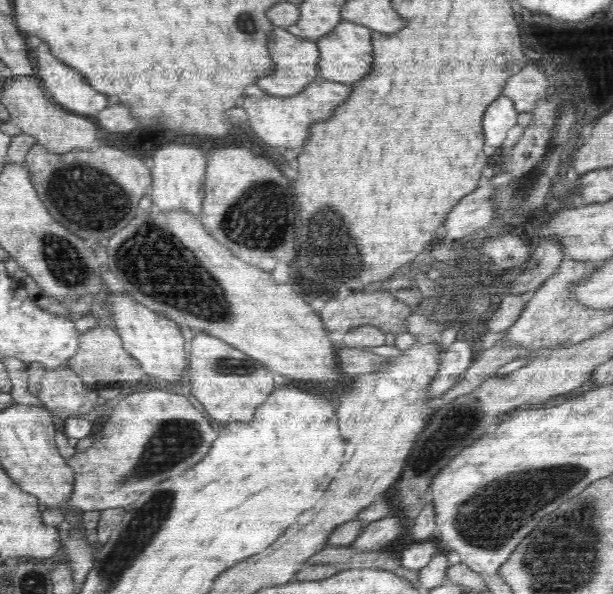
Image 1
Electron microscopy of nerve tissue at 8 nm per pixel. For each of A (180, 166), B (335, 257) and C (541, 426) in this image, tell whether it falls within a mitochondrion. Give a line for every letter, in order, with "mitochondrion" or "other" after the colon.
A: other
B: mitochondrion
C: other

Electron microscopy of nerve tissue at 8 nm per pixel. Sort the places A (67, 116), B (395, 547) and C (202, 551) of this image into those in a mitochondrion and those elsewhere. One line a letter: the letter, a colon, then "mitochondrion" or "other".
A: other
B: other
C: other

